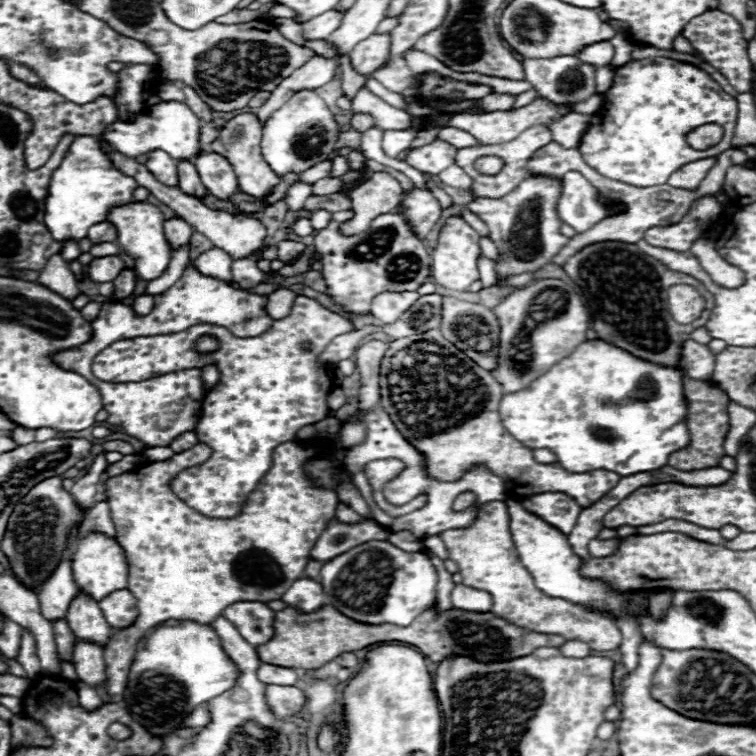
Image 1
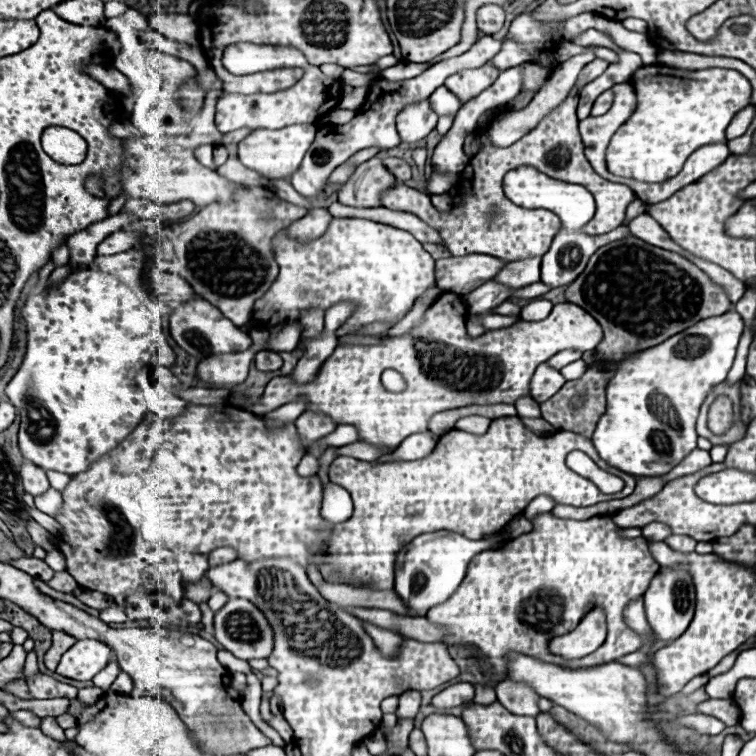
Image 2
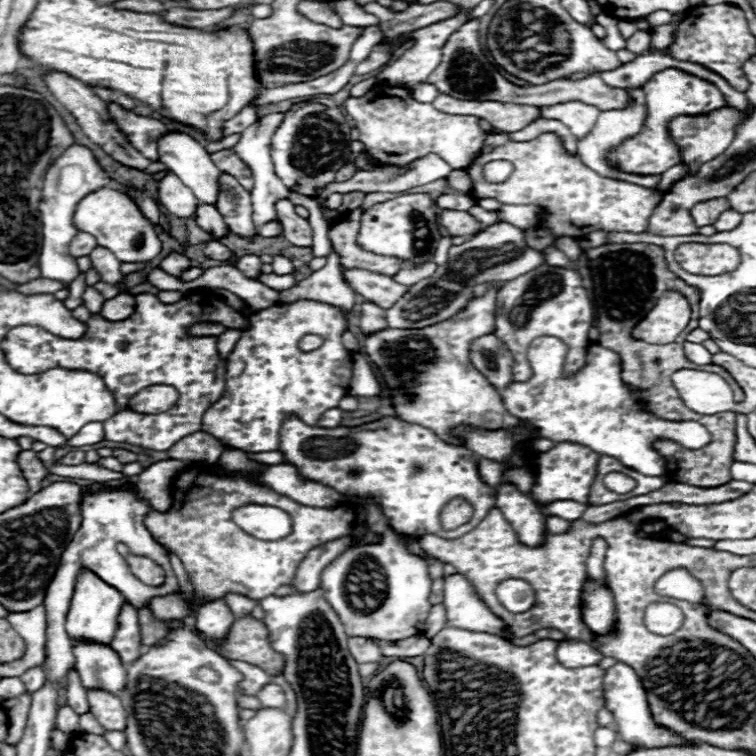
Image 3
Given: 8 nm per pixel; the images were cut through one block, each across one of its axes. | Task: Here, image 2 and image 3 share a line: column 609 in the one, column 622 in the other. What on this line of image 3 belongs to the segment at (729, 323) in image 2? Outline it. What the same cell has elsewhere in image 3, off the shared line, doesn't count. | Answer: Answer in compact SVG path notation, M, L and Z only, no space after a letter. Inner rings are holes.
M536 338L530 344L528 360L532 364L532 378L524 384L512 382L506 390L500 390L500 396L512 416L530 420L538 426L540 438L580 442L598 454L614 456L624 466L646 476L660 476L666 472L664 458L652 448L656 438L670 438L686 448L702 448L710 442L710 434L698 422L674 424L646 414L620 378L620 356L600 344L588 348L584 368L572 376L564 376L564 342L558 338Z

